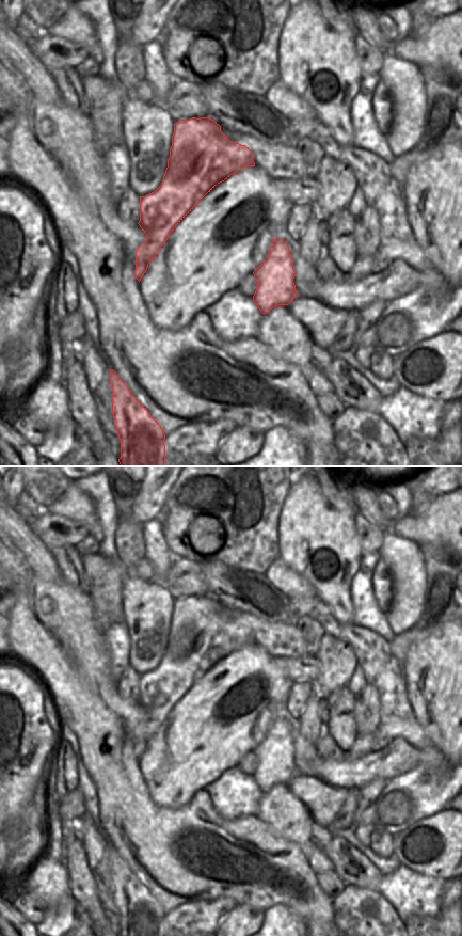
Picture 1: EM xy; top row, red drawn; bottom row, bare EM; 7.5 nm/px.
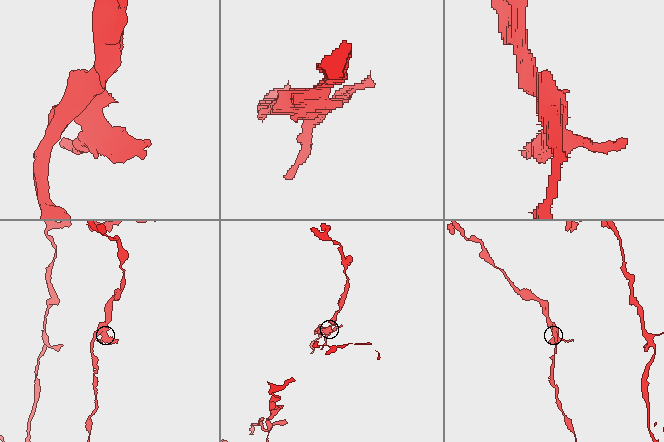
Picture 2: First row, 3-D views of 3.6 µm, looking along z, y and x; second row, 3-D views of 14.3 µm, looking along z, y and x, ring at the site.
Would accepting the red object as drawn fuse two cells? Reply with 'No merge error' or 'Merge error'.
Merge error.

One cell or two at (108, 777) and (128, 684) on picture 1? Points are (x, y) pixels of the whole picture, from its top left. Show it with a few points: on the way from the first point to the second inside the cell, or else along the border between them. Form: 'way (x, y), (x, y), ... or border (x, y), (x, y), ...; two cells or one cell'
border (115, 681), (117, 693), (122, 697), (137, 702); two cells

